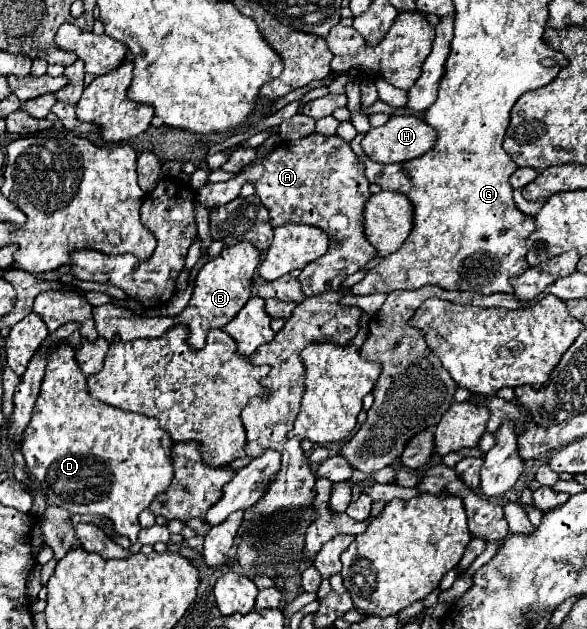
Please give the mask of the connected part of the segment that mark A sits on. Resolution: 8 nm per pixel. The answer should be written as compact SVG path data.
M314 132L298 140L280 142L266 158L246 166L228 182L206 184L196 190L196 200L208 210L220 208L232 202L246 182L254 184L256 194L268 208L270 224L274 228L286 222L296 222L318 226L330 236L328 252L310 262L298 276L308 298L324 294L328 290L338 290L346 276L358 272L374 258L376 250L370 246L362 230L362 210L366 200L370 198L370 182L364 176L364 166L358 162L350 144L340 136L322 136Z

